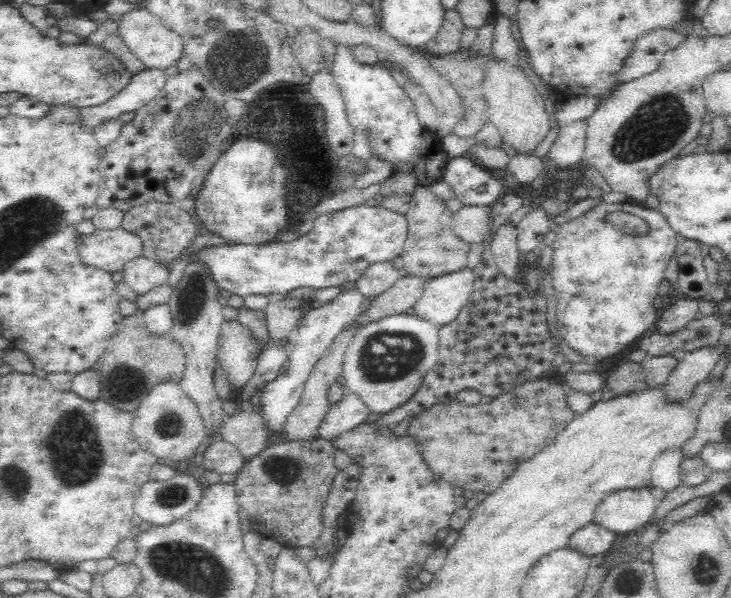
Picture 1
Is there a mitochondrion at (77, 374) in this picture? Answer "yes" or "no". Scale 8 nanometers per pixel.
no

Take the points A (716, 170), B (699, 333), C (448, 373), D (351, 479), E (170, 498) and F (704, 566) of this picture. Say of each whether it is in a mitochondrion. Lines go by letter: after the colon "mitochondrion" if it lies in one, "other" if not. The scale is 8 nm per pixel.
A: other
B: mitochondrion
C: other
D: other
E: mitochondrion
F: mitochondrion

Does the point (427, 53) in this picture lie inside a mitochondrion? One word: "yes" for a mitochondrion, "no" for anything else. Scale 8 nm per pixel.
no

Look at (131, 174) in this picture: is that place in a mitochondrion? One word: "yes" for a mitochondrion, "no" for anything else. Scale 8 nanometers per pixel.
no

